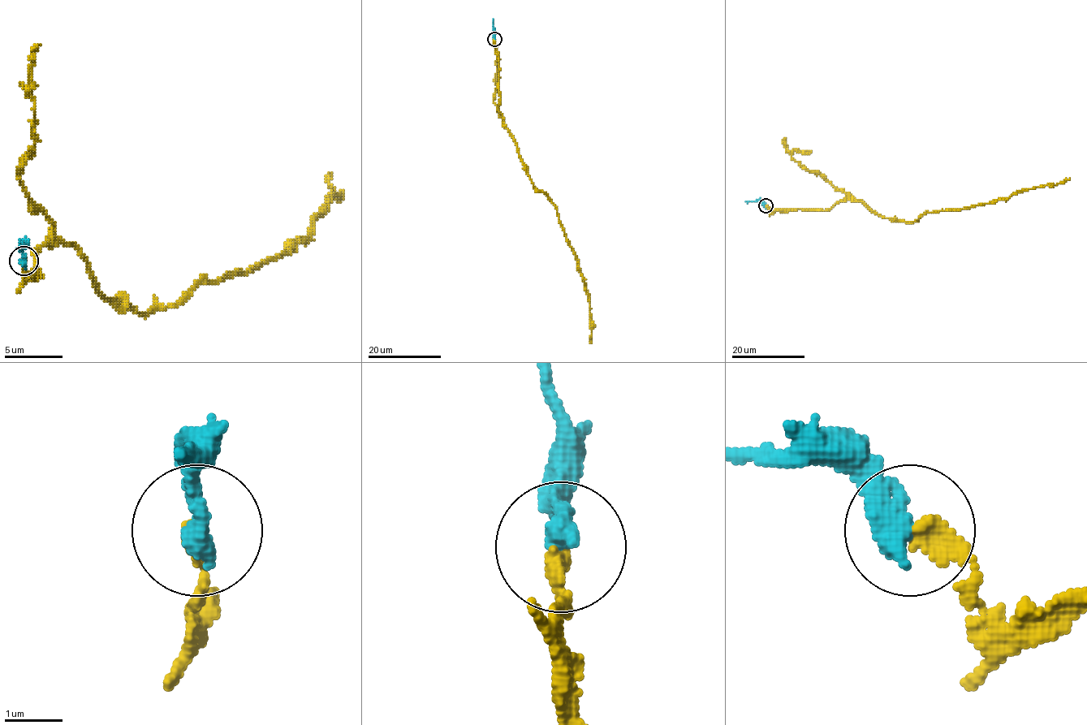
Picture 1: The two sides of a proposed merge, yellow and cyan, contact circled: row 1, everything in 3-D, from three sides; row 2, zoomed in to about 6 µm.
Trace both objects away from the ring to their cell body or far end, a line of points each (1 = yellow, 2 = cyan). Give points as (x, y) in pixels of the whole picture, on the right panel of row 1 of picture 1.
1: (766, 205), (770, 211), (829, 210), (853, 197), (882, 216), (912, 222), (925, 213), (1006, 199), (1070, 178)
2: (765, 205), (761, 202), (745, 202)

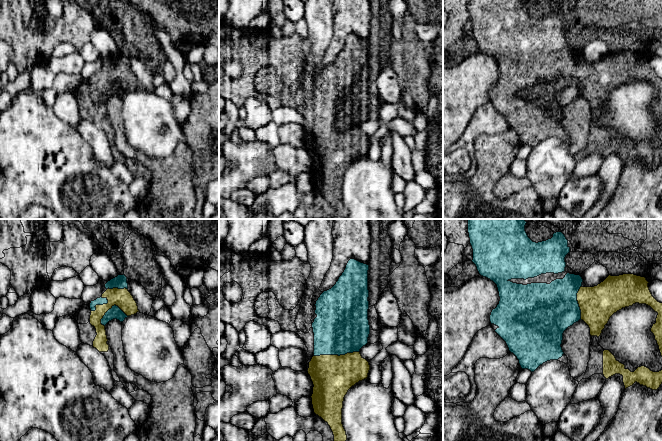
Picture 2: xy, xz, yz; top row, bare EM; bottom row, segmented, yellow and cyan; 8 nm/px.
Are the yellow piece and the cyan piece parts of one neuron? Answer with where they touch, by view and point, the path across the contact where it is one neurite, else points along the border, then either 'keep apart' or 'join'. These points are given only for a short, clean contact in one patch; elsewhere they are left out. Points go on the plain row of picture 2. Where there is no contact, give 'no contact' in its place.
xz (336, 131) | join

